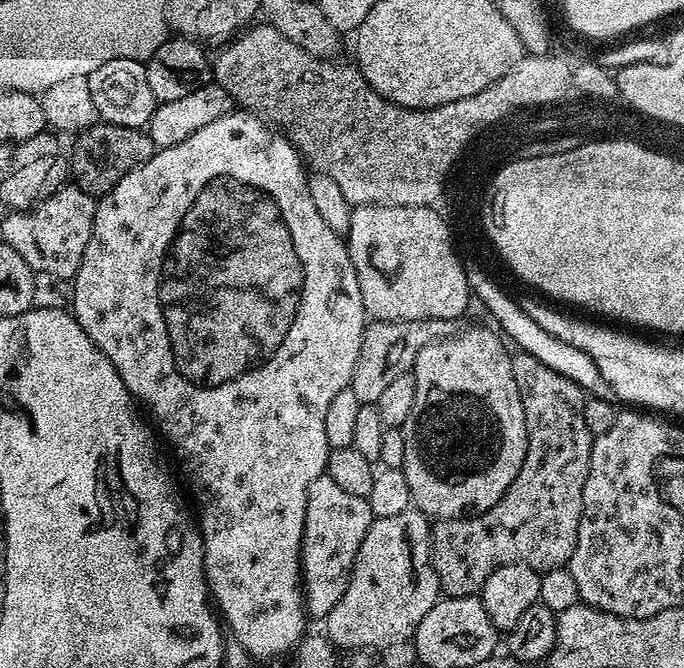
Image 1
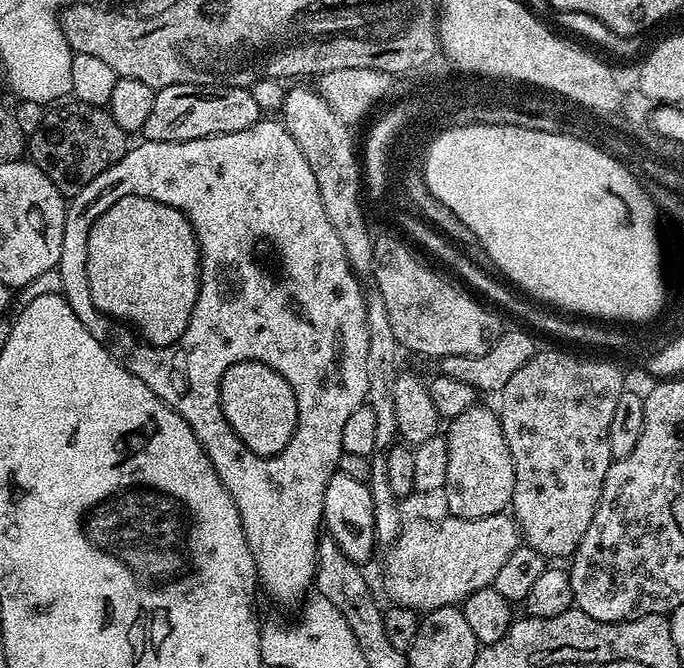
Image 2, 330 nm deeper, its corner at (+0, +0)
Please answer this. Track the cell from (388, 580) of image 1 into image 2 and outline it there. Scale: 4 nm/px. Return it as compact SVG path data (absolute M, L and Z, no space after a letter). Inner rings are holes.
M508 514L482 518L481 520L458 520L448 518L439 528L428 520L416 520L403 525L403 531L391 545L392 553L388 556L388 565L384 572L388 577L384 584L388 587L389 601L413 608L415 612L427 614L436 608L459 605L470 594L495 585L498 572L522 544L522 533Z

